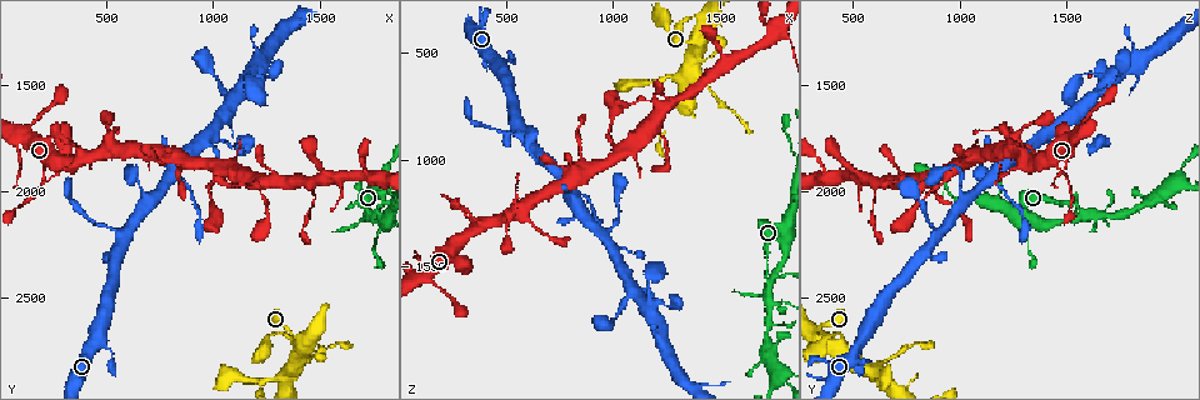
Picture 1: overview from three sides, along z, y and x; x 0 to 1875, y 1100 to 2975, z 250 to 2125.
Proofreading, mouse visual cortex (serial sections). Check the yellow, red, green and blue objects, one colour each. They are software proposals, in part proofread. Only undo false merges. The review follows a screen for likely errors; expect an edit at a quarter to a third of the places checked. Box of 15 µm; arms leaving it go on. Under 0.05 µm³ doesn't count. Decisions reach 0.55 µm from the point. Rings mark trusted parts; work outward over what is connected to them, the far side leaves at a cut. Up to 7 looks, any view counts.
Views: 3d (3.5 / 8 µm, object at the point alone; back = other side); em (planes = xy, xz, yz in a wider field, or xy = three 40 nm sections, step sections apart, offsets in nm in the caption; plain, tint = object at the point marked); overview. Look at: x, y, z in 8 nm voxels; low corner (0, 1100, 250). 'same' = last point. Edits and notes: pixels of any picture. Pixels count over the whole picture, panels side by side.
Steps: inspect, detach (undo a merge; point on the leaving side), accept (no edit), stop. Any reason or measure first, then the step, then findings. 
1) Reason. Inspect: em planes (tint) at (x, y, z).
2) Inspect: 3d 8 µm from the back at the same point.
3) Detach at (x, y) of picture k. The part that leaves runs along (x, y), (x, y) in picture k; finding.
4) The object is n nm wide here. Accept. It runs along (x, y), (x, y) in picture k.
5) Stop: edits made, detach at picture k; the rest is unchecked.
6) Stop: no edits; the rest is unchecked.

Small branch off a trunk. Inspect: em xy step 5 (tint) at (500, 1780, 1250).

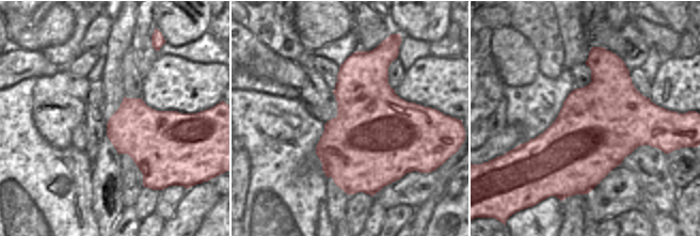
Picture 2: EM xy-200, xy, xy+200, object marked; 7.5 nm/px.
Inspect: 3d 3.5 µm at the same point.

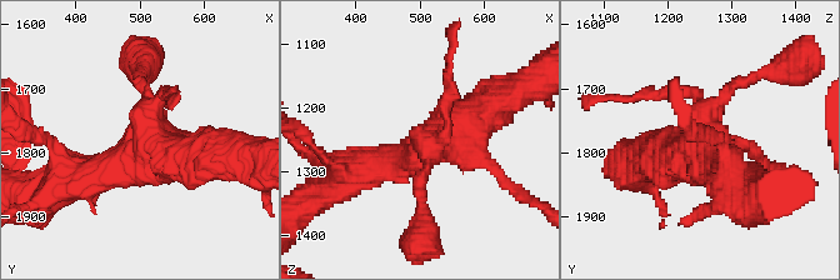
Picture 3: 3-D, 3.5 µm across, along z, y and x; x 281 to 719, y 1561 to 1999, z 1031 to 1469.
Accept. It runs along (359, 173), (455, 135), (501, 100) in picture 3; all the same cell.

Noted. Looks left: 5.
A narrow waist. Inspect: 3d 8 µm at (1750, 2090, 1570).

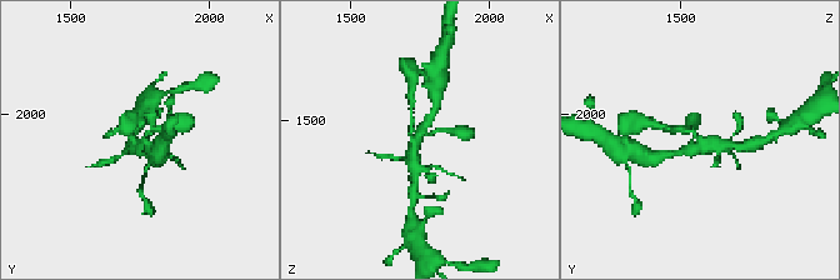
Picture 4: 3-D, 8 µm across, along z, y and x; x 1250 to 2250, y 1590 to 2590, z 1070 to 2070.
Now the EM. Inspect: em planes (tint) at (1740, 2100, 1580).

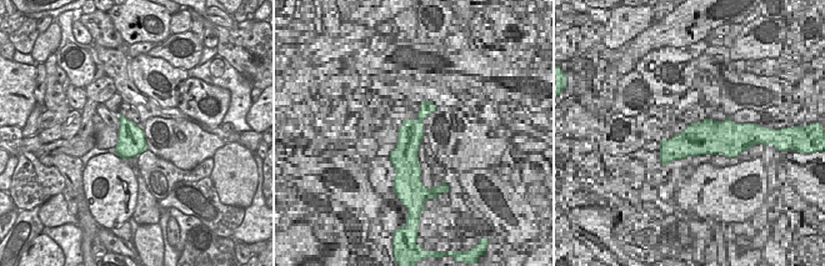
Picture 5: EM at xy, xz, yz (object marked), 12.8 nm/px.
Accept. It runs along (674, 130), (739, 145) in picture 4; all the same cell.

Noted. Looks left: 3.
Abrupt turn. Inspect: 3d 8 µm at (1800, 2170, 1290).

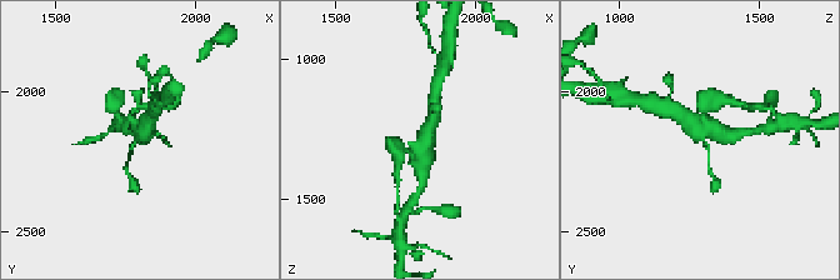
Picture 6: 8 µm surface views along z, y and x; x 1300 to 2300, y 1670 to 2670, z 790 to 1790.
Inspect: 3d 3.5 µm at (1790, 2170, 1290).

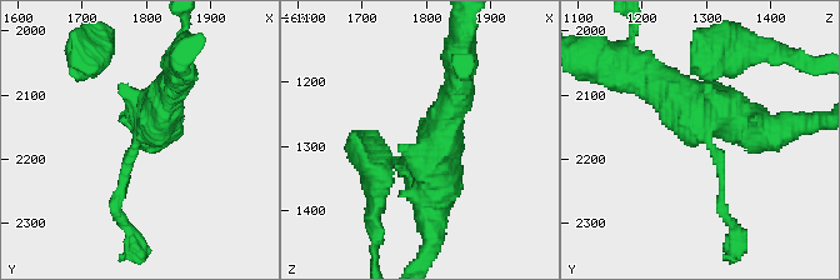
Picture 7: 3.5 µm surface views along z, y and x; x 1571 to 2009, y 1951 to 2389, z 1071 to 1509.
Now the EM. Inspect: em planes (tint) at (1795, 2165, 1295).

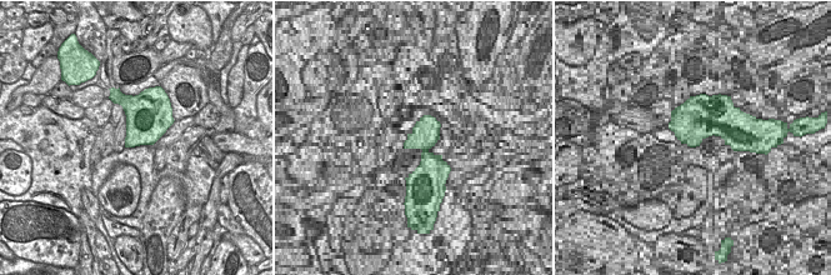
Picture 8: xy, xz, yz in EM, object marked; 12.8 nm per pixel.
Accept. It runs along (151, 133), (155, 114), (129, 155), (114, 209) in picture 7; all the same cell.

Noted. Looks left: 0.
Stop: no edits; the rest is unchecked.

